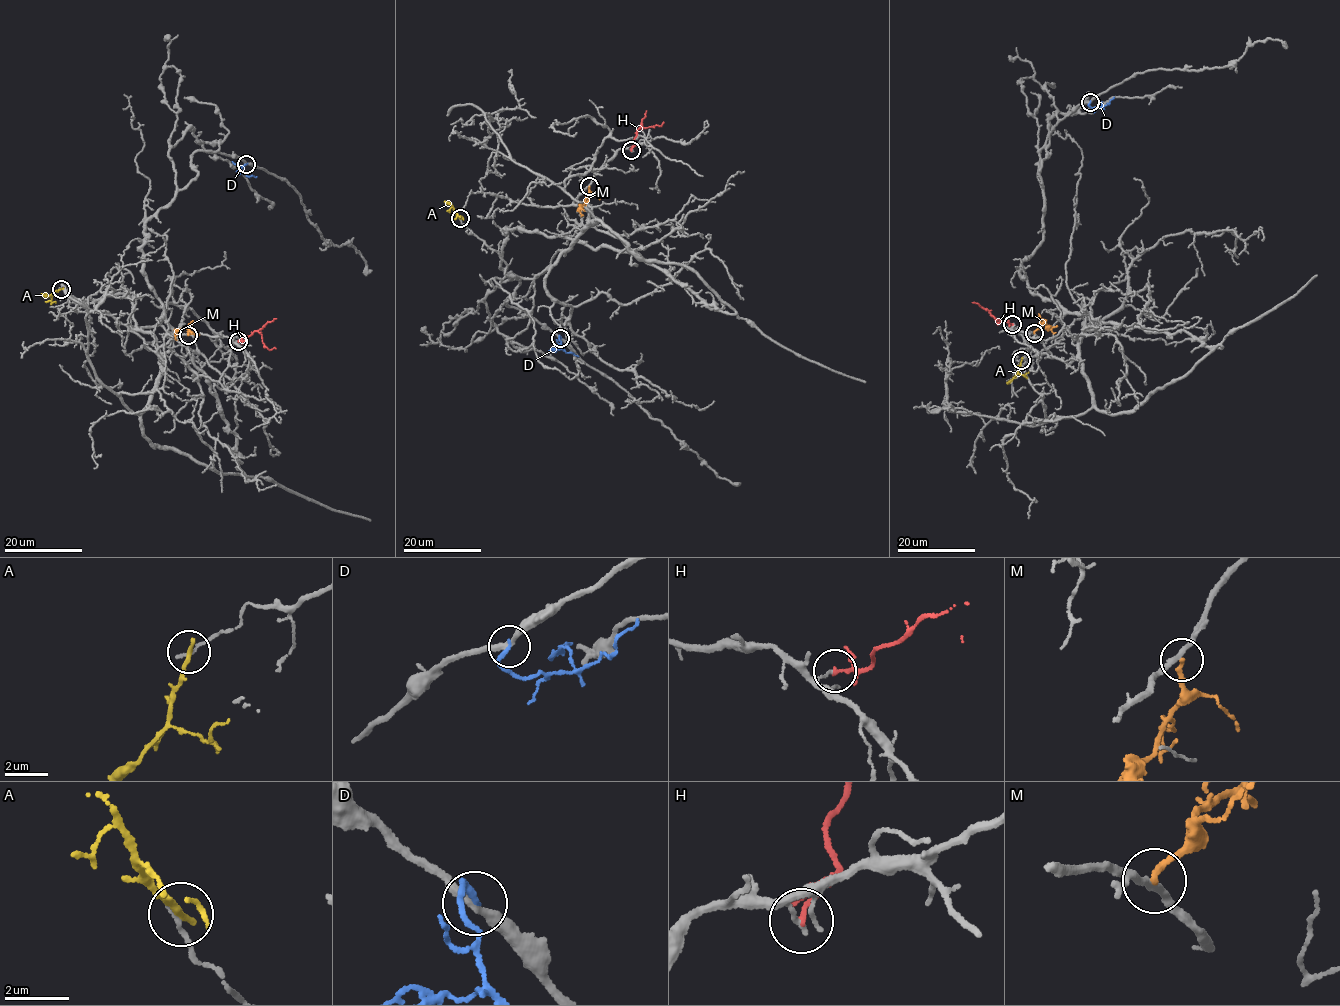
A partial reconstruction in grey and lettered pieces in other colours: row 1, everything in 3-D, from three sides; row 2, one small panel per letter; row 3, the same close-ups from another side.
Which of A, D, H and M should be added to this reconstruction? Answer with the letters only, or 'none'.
none

